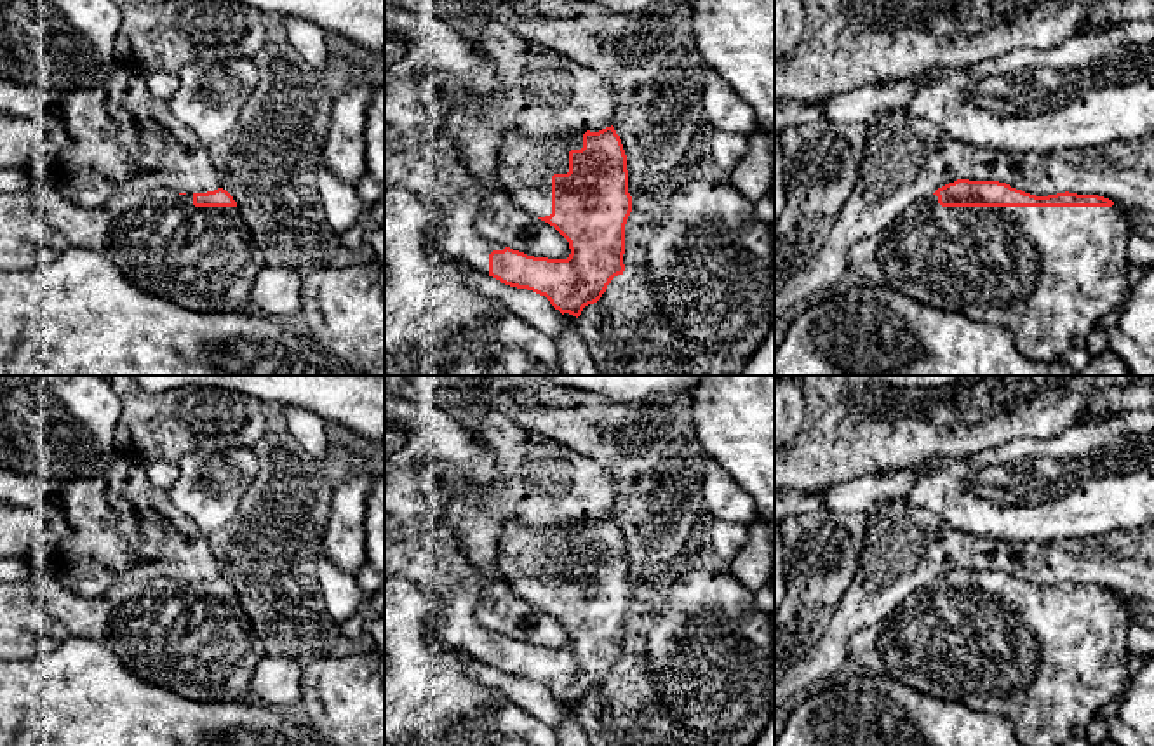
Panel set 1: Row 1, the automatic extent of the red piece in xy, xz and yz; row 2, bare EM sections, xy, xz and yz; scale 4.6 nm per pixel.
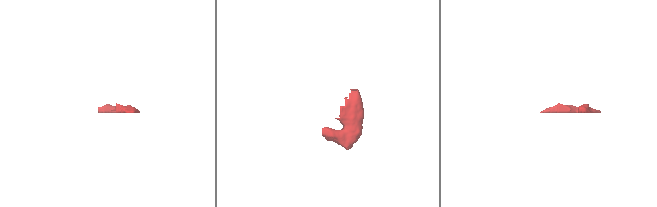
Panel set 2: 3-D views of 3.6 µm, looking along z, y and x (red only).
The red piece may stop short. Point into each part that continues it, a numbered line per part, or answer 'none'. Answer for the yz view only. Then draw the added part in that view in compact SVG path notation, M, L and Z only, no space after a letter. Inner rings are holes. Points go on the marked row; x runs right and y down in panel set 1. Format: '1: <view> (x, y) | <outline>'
1: yz (1046, 275) | M928 195L912 205L909 205L896 221L855 243L848 254L849 270L858 273L865 282L889 287L903 296L916 299L917 303L964 315L966 318L999 325L1013 337L1016 351L1029 360L1036 362L1062 362L1063 355L1072 346L1076 337L1086 339L1097 327L1102 316L1112 310L1123 306L1130 290L1130 259L1128 242L1133 230L1123 214L1112 207L942 207L936 195Z

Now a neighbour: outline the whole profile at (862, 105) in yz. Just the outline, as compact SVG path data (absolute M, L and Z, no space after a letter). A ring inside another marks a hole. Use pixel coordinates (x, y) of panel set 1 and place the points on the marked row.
M916 80L891 85L874 83L830 97L823 104L823 120L832 123L867 123L886 110L905 108L917 89Z

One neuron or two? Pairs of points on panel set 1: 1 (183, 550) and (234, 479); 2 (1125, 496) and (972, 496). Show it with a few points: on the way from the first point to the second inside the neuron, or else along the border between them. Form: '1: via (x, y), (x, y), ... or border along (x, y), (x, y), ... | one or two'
1: border along (169, 499), (207, 536) | two
2: via (1086, 494), (1010, 494) | one

